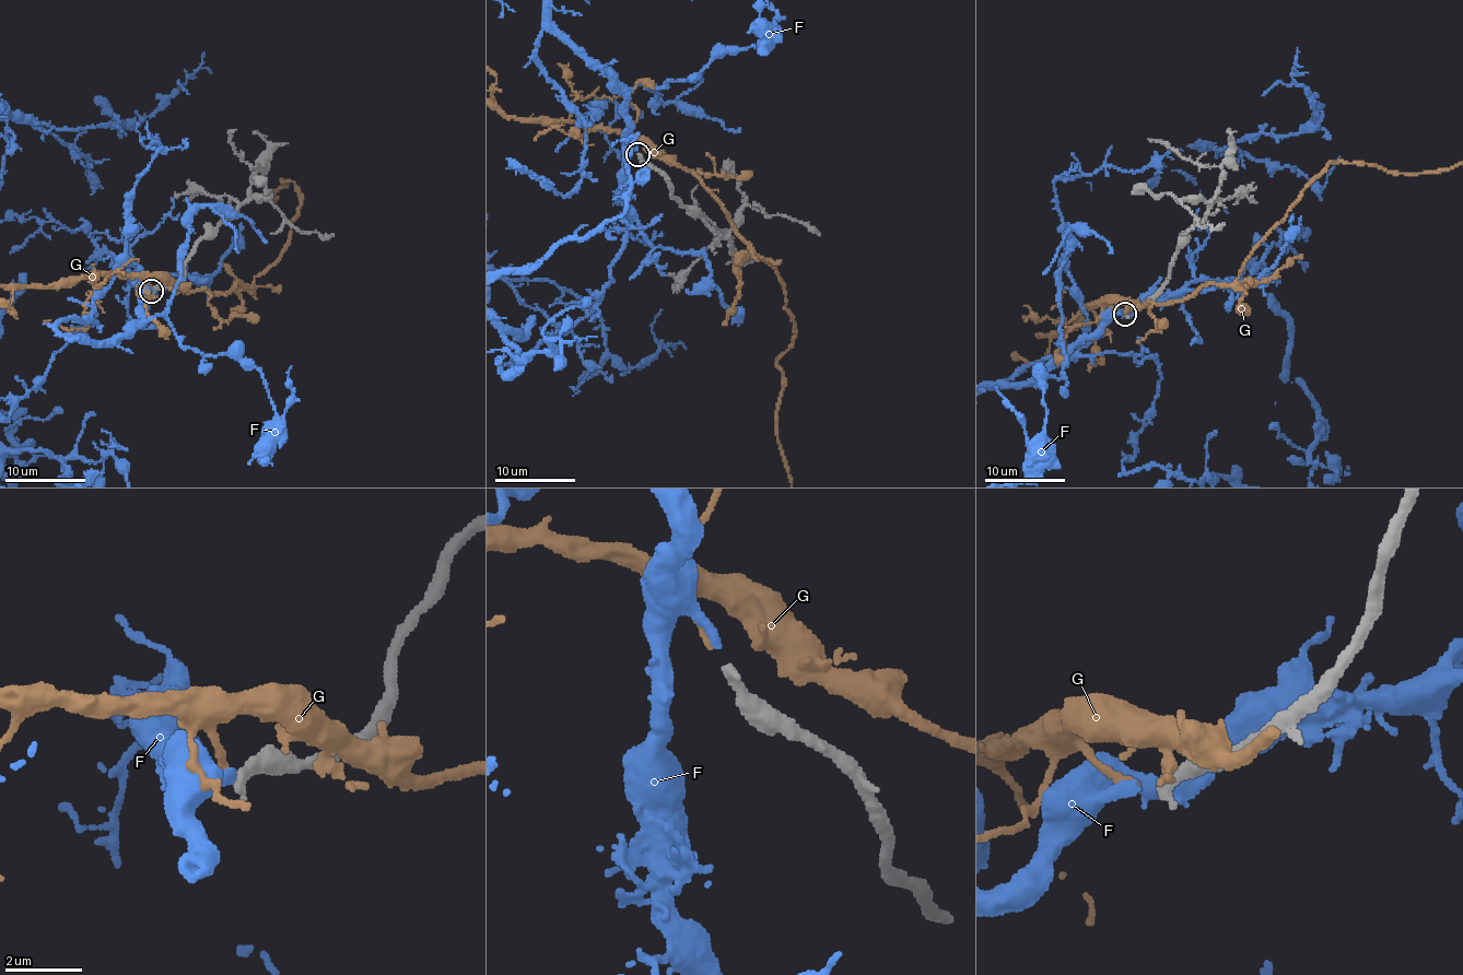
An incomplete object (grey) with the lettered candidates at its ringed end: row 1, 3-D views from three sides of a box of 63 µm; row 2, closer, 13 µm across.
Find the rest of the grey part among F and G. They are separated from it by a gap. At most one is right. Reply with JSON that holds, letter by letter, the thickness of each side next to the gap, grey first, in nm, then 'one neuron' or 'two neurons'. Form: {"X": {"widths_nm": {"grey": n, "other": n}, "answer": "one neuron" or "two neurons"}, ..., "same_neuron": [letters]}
{"F": {"widths_nm": {"grey": 320, "other": 280}, "answer": "one neuron"}, "G": {"widths_nm": {"grey": 320, "other": 190}, "answer": "two neurons"}, "same_neuron": ["F"]}

